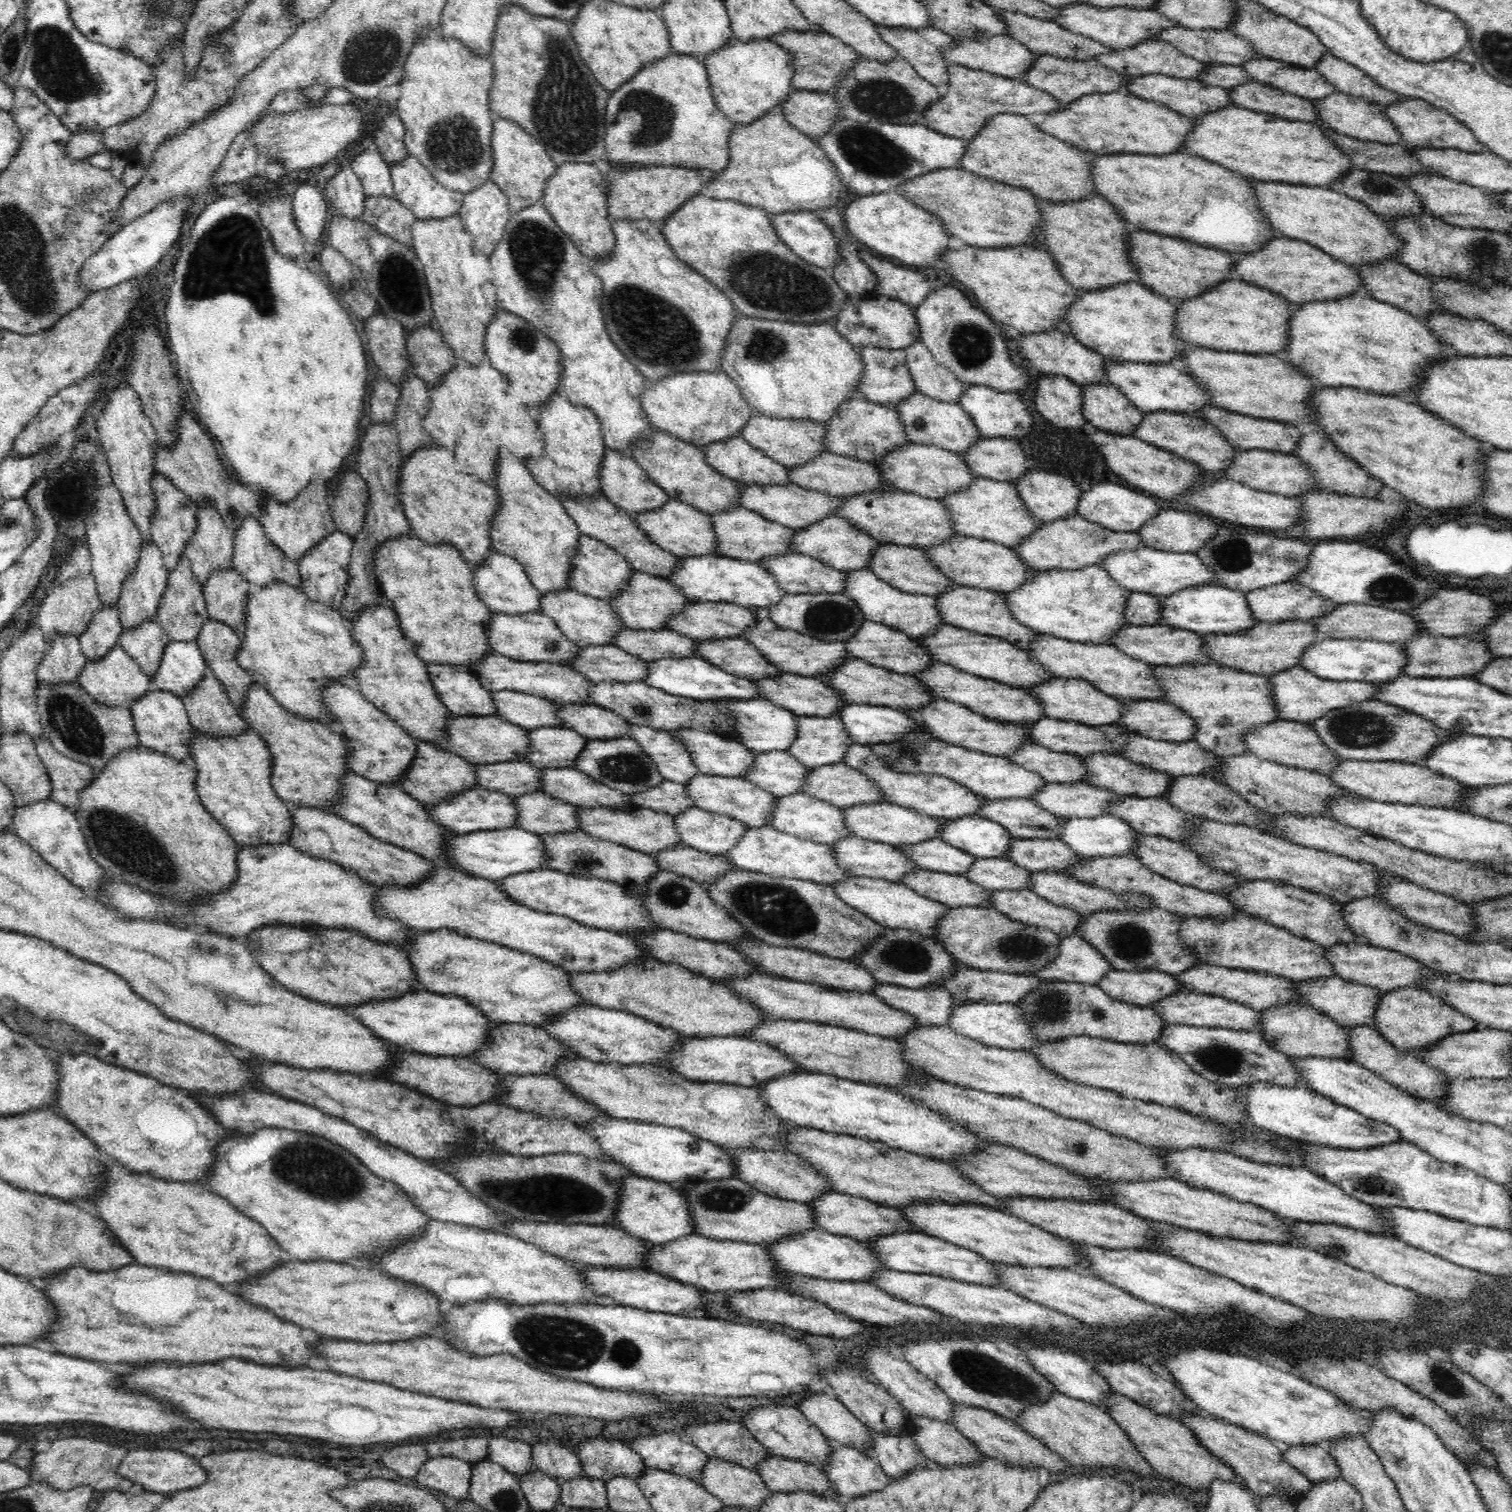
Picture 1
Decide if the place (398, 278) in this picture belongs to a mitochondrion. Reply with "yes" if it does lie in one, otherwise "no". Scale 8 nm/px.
yes

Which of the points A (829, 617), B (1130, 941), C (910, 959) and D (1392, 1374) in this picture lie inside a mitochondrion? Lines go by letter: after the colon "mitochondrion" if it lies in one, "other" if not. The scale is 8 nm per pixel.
A: mitochondrion
B: mitochondrion
C: mitochondrion
D: other

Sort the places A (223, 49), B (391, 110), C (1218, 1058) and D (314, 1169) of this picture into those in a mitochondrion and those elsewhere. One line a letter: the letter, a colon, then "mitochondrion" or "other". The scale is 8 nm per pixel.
A: mitochondrion
B: other
C: mitochondrion
D: mitochondrion

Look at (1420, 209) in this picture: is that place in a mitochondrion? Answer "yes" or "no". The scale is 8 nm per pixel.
no

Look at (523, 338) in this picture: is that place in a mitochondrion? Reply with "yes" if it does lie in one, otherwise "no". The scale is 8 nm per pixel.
yes

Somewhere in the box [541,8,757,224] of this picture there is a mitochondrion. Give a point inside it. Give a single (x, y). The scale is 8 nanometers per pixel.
(650, 116)

